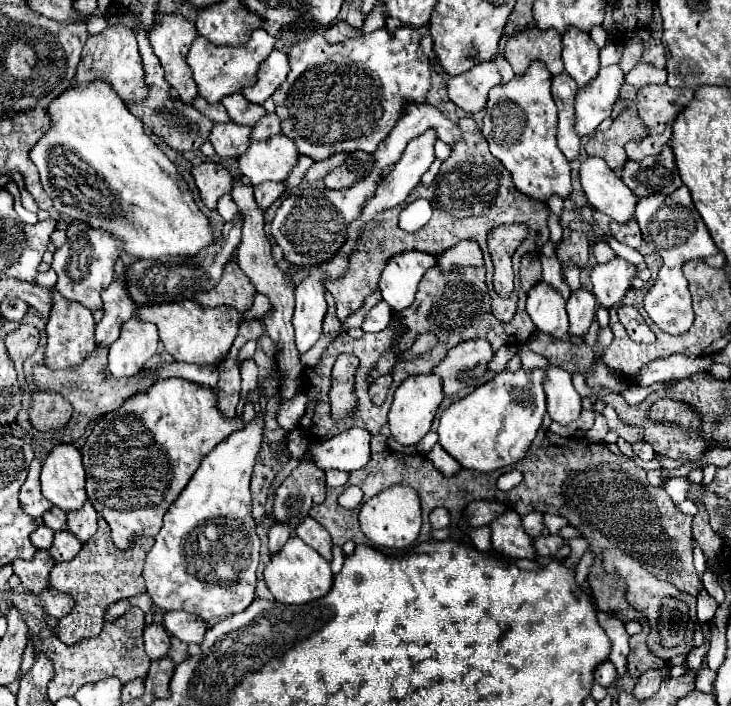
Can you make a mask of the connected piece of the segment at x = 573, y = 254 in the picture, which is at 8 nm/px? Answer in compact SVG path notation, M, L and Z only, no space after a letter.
M570 233L556 251L560 261L574 261L578 267L584 267L590 257L590 243L584 233Z

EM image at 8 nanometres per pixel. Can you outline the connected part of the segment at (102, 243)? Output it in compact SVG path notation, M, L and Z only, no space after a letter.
M72 221L66 235L68 235L68 241L54 253L54 261L52 261L52 269L58 275L56 289L64 299L76 301L76 303L88 307L90 311L98 311L98 309L102 309L100 293L114 281L112 279L114 261L122 253L122 243L118 243L118 239L110 239L110 235L106 235L102 231L94 231L92 227L86 227L86 223L78 223L78 221Z

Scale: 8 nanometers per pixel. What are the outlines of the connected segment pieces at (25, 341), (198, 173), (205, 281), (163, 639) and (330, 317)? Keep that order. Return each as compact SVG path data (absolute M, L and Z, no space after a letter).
M20 325L16 331L6 335L6 347L17 373L22 373L24 359L36 351L38 339L38 329L34 325Z
M206 161L192 169L192 177L200 189L200 199L208 209L216 209L220 195L230 193L234 185L234 175L228 167L220 163Z
M238 213L232 221L224 225L222 239L206 247L206 251L200 251L194 259L148 259L148 261L140 259L130 263L122 275L122 281L134 305L148 307L162 303L178 303L178 301L194 299L198 293L214 289L222 277L224 265L230 261L234 249L240 245L242 225L244 225L244 215Z
M156 623L144 625L144 647L152 661L158 657L164 657L170 649L170 637L168 637L166 629Z
M329 292L326 293L326 301L328 303L328 311L323 321L323 333L328 333L328 331L330 331L330 333L338 333L342 323L340 323L338 317L336 317L336 303Z

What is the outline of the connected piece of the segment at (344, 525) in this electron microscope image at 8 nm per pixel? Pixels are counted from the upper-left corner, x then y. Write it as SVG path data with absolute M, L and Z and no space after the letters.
M326 487L326 499L320 505L314 505L310 509L310 517L316 519L332 537L334 545L344 545L346 541L354 543L366 543L366 537L360 531L358 523L358 507L356 509L344 509L336 503L336 489Z

